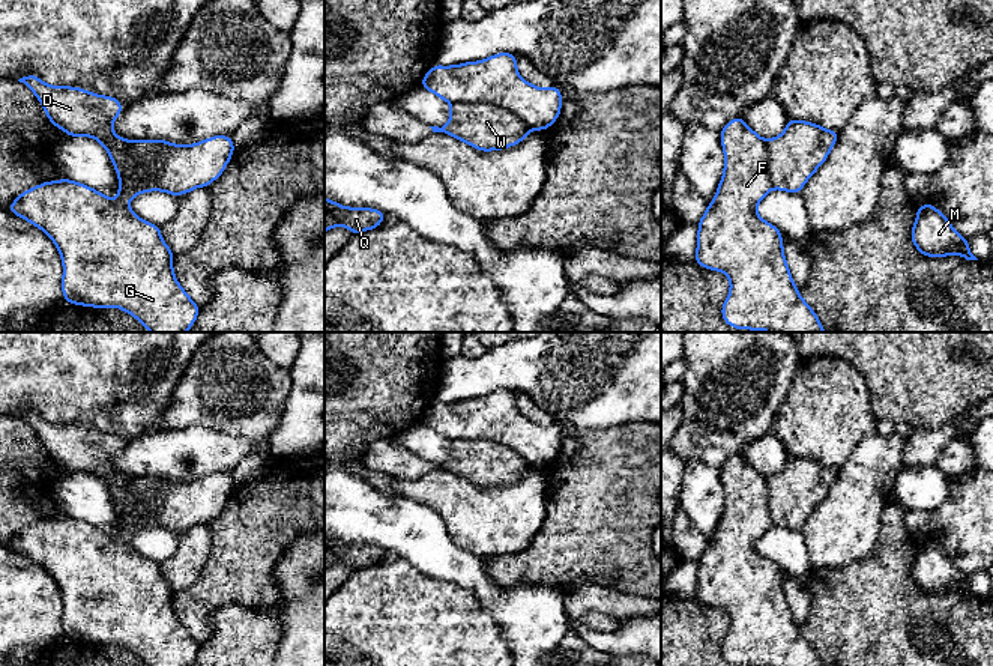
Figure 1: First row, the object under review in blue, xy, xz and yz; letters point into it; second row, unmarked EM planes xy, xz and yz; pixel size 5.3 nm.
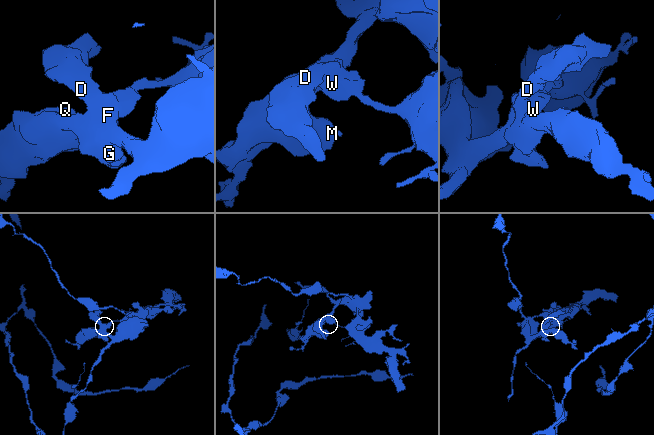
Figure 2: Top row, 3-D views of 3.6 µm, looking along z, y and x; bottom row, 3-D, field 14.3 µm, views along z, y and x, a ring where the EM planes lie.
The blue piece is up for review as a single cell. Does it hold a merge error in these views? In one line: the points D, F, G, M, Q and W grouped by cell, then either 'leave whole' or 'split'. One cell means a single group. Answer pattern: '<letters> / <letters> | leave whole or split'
D F G M Q / W | split

